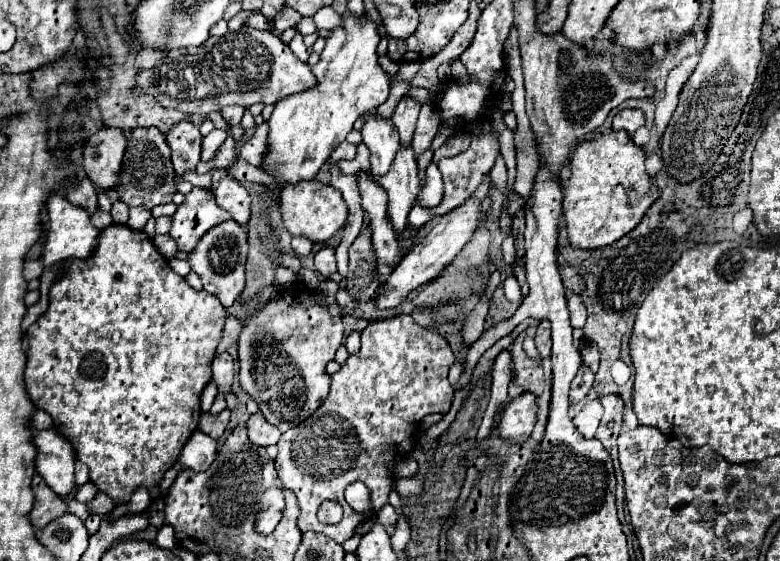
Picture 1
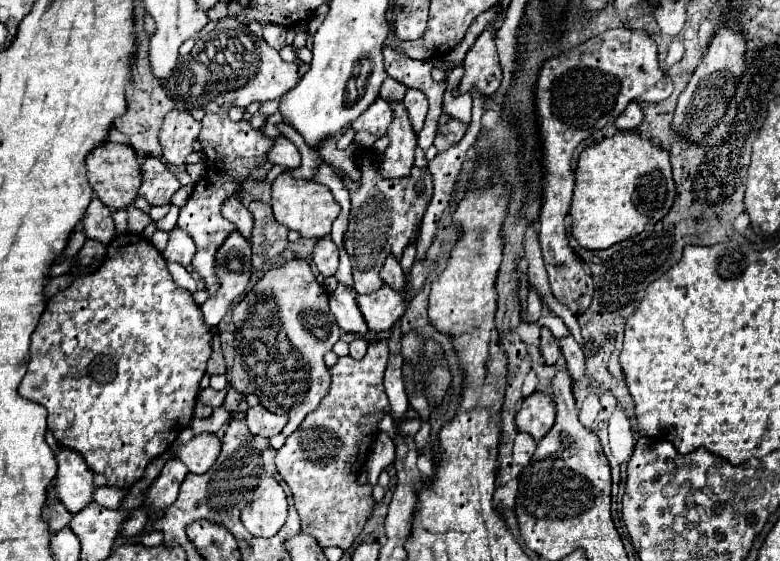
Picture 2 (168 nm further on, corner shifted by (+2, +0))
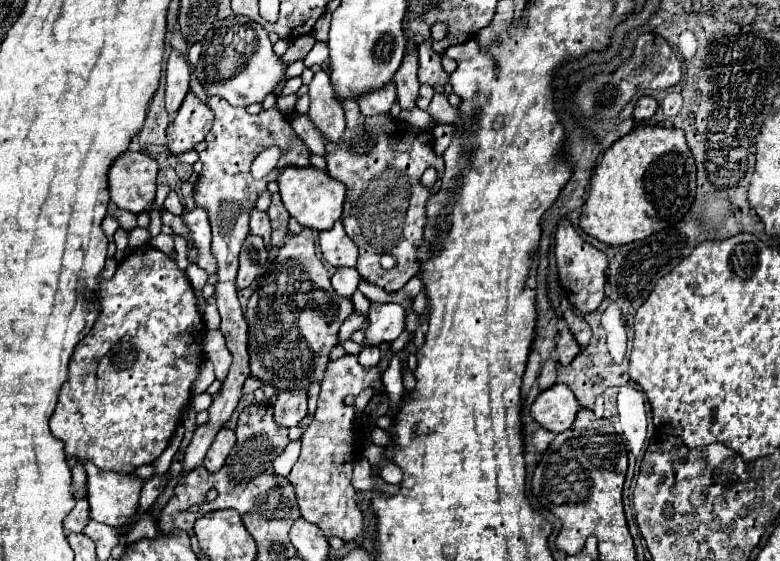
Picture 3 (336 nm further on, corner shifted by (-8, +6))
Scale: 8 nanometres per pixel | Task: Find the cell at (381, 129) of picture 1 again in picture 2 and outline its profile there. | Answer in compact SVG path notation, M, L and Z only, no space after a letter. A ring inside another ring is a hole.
M377 98L355 122L353 122L353 130L367 130L375 136L385 136L387 134L387 128L391 124L391 118L393 112L391 112L391 106L387 100L383 98Z

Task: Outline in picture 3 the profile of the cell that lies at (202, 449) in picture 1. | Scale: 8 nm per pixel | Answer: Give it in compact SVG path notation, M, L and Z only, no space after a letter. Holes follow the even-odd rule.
M221 428L219 434L217 434L217 438L213 440L207 456L205 456L203 466L205 466L209 472L217 472L217 470L225 464L225 458L227 458L227 454L231 452L233 444L235 444L235 432L229 430L229 428Z

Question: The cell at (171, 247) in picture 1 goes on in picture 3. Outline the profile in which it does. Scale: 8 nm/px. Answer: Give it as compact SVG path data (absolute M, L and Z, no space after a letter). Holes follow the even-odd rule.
M203 208L195 210L185 210L181 214L185 228L189 232L189 244L195 250L195 264L209 274L217 272L217 262L211 254L211 228L209 228L209 218Z

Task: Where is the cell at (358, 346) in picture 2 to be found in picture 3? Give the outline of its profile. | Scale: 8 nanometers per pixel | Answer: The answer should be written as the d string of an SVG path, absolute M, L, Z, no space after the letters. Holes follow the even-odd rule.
M363 346L361 348L361 354L359 354L359 362L363 362L361 366L375 366L377 362L381 360L381 354L379 354L379 348L377 346Z

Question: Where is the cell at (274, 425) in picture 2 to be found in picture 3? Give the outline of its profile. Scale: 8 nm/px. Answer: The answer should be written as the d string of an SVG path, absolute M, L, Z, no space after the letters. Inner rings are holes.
M279 392L273 402L273 418L279 426L297 426L299 420L307 414L307 392Z

